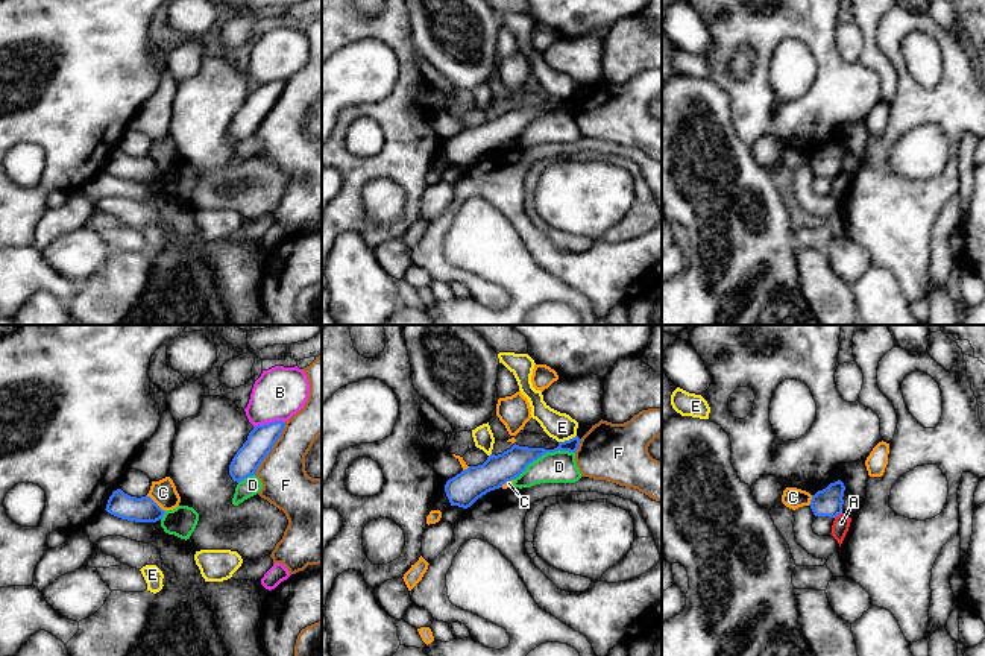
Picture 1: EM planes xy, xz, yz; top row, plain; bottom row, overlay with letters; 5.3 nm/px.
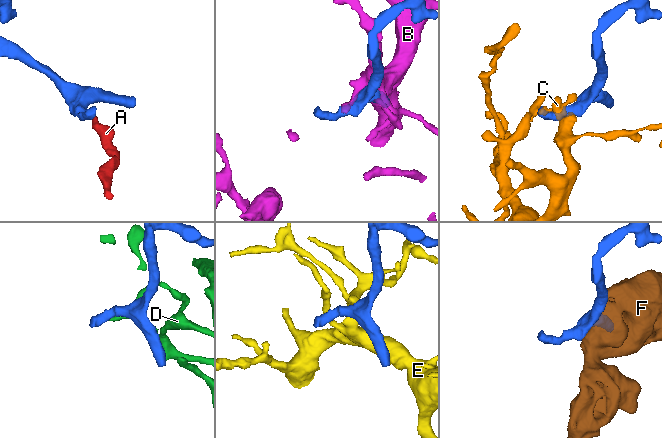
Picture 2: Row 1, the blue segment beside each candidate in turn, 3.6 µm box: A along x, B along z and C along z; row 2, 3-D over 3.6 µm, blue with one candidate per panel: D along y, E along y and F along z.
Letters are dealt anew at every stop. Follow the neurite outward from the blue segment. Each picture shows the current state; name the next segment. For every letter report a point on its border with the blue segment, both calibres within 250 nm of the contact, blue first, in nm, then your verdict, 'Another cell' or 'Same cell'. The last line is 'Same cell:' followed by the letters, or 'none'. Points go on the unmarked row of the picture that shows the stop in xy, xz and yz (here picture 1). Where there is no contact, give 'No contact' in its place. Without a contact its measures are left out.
A: Touches blue at yz (838, 173). Thickness 150 nm (blue) against 90 nm. Another cell
B: Touches blue at xy (269, 82). Thickness 140 nm (blue) against 280 nm. Another cell
C: Touches blue at xy (155, 163). Thickness 140 nm (blue) against 140 nm. Another cell
D: Touches blue at xz (544, 113). Thickness 150 nm (blue) against 170 nm. Another cell
E: Touches blue at xz (566, 100). Thickness 110 nm (blue) against 150 nm. Another cell
F: Touches blue at xy (272, 107). Thickness 140 nm (blue) against 260 nm. Another cell
Same cell: none

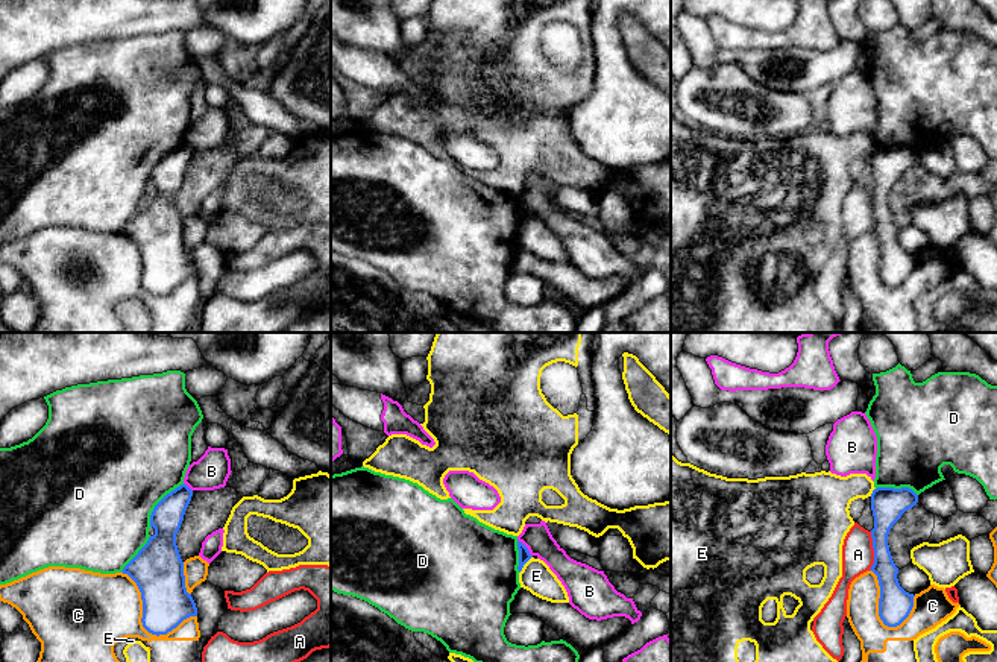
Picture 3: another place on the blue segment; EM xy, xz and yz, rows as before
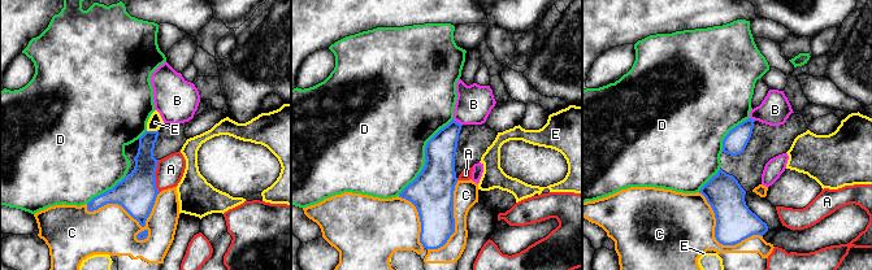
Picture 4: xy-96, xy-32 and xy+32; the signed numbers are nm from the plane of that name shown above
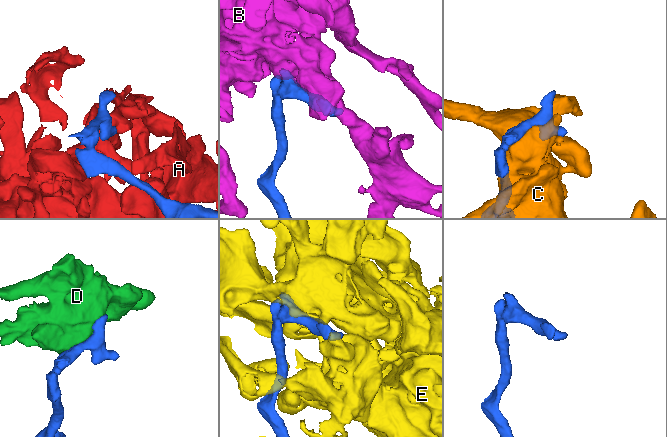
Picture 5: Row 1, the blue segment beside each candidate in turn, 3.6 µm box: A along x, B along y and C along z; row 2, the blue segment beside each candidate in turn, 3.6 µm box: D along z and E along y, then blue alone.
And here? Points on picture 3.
A: Touches blue at yz (874, 211). Thickness 170 nm (blue) against 180 nm. Another cell
B: Touches blue at xz (527, 208). Thickness 60 nm (blue) against 150 nm. Another cell
C: Touches blue at xy (143, 284). Thickness 260 nm (blue) against 380 nm. Another cell
D: Touches blue at xy (158, 163). Thickness 170 nm (blue) against 500 nm. Another cell
E: Touches blue at xz (524, 223). Thickness 60 nm (blue) against 160 nm. Another cell
Same cell: none

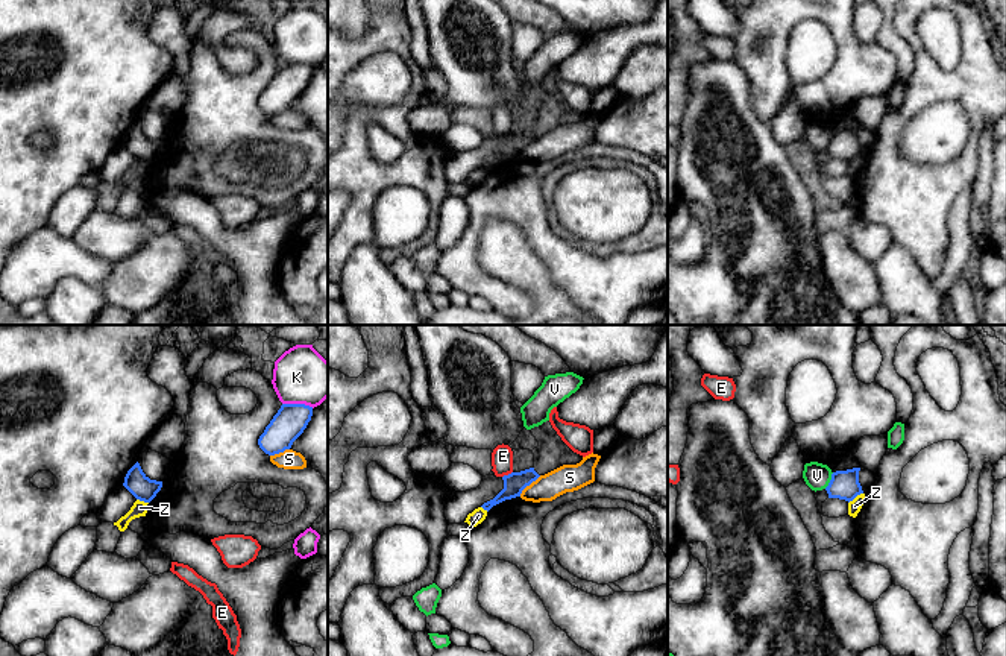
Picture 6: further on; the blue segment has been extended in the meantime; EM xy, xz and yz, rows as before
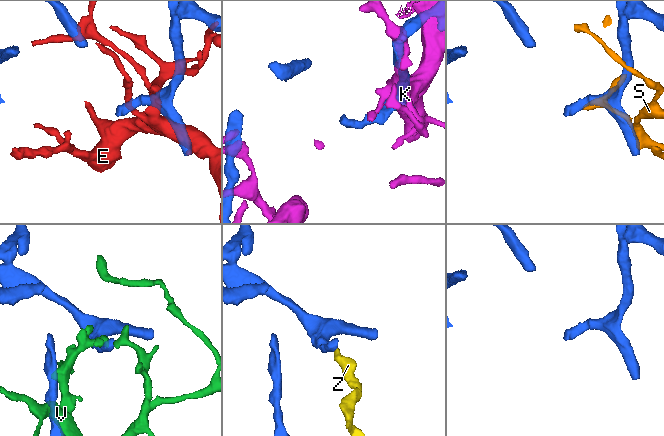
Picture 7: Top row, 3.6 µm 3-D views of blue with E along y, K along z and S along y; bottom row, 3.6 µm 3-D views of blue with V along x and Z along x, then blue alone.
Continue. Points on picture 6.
E: Touches blue at xz (509, 134). Thickness 110 nm (blue) against 110 nm. Another cell
K: Touches blue at xy (298, 64). Thickness 170 nm (blue) against 300 nm. Another cell
S: Touches blue at xz (528, 145). Thickness 110 nm (blue) against 140 nm. Another cell
V: Touches blue at yz (830, 140). Thickness 160 nm (blue) against 140 nm. Another cell
Z: Touches blue at yz (855, 157). Thickness 160 nm (blue) against 70 nm. Another cell
Same cell: none

